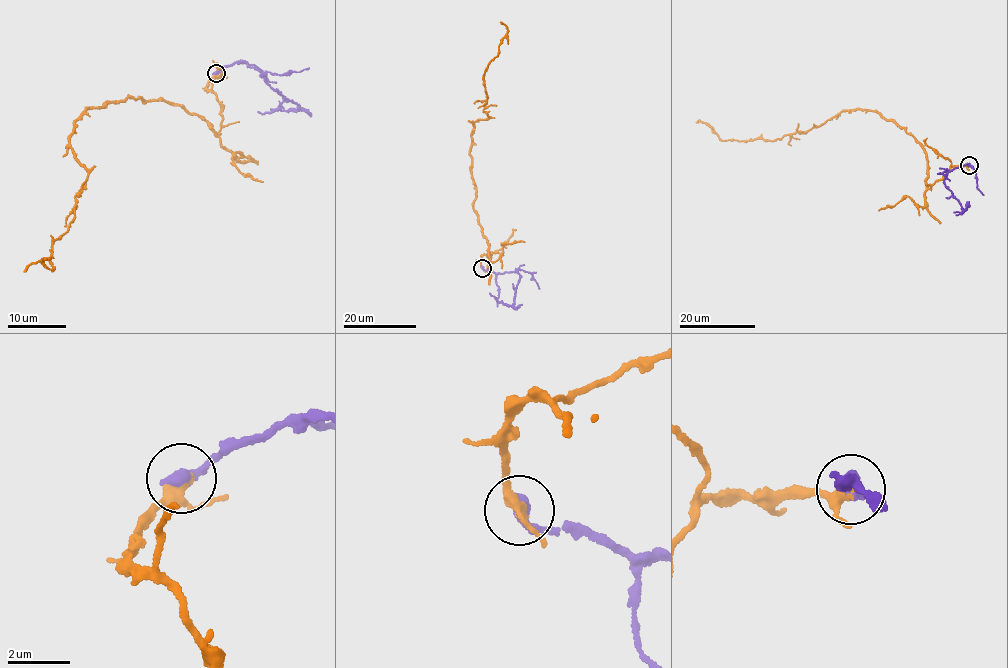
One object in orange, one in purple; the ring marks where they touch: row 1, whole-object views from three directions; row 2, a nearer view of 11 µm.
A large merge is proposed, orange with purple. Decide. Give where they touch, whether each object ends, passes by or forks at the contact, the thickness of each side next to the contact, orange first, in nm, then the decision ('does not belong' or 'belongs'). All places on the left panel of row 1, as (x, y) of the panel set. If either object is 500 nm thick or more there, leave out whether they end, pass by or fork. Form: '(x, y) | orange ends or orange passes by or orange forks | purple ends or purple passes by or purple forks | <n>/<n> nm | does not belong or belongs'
(216, 73) | orange passes by | purple ends | 300/440 nm | belongs

